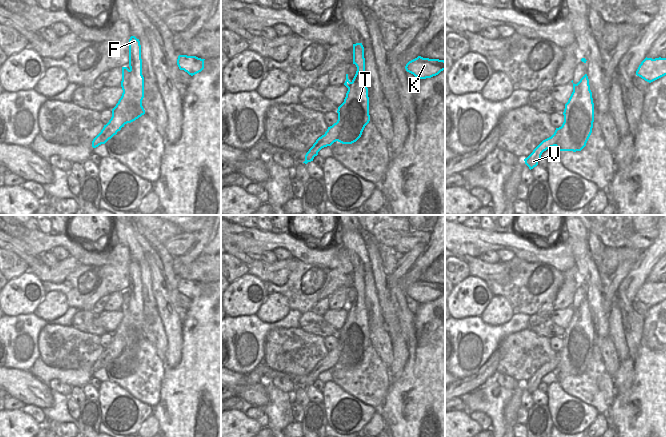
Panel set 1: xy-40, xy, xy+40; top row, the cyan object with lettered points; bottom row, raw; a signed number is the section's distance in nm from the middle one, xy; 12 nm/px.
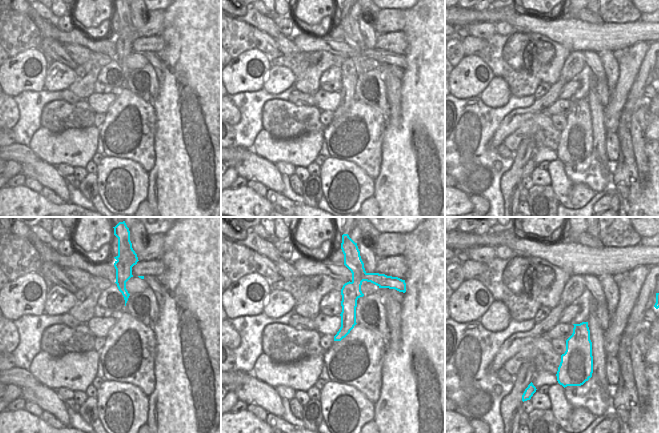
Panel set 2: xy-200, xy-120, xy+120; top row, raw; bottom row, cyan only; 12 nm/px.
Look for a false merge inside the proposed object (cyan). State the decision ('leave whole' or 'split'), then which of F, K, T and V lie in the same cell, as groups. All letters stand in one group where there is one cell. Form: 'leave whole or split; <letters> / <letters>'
split; F T / K V

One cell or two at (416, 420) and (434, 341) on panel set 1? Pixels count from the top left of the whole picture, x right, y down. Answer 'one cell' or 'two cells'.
one cell

